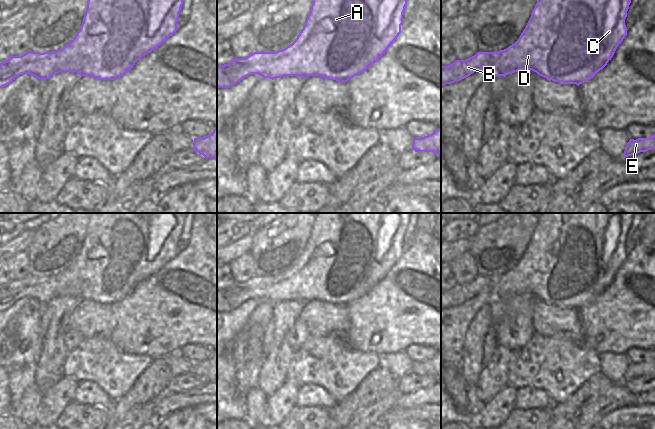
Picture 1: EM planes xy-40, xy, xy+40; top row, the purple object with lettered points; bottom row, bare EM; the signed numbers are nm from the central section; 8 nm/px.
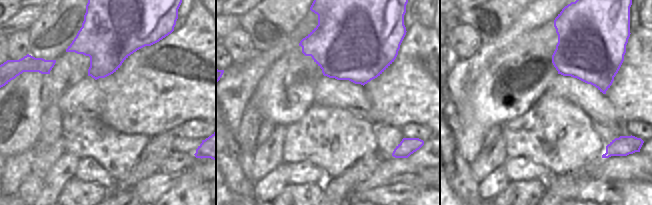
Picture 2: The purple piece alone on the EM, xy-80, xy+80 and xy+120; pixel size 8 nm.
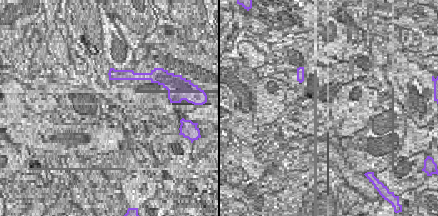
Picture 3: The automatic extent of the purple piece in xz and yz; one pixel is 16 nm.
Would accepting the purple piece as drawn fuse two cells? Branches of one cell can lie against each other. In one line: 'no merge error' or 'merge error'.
no merge error

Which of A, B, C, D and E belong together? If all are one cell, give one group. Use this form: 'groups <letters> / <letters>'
groups A B C D E

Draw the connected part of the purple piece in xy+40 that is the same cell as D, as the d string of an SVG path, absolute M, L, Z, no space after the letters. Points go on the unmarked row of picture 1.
M539 213L537 227L519 263L498 276L478 276L466 284L441 290L441 311L458 306L478 294L492 294L494 300L506 300L520 294L532 294L554 306L580 309L593 302L613 281L627 259L625 243L635 213Z

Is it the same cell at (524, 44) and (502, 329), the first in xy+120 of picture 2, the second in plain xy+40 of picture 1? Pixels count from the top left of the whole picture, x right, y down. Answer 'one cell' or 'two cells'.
one cell

